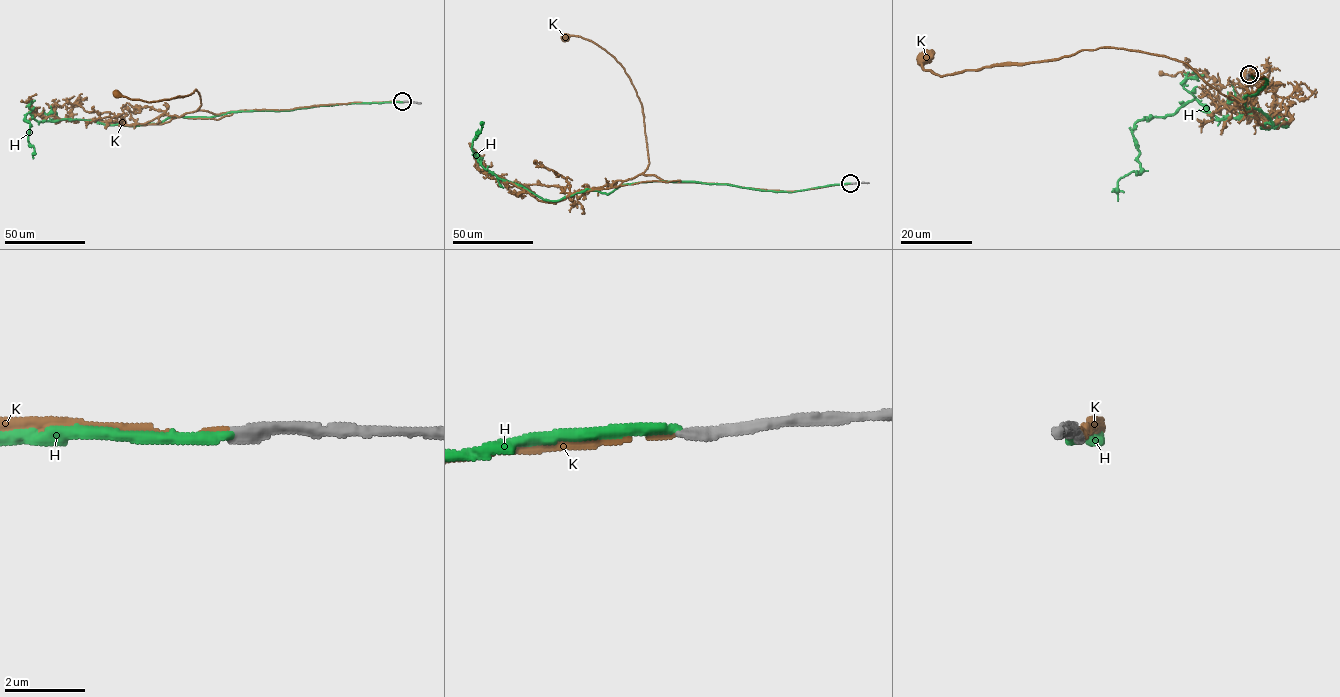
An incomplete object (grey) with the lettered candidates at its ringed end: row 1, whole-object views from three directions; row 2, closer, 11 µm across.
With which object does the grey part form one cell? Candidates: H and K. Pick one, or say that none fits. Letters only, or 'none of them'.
K

